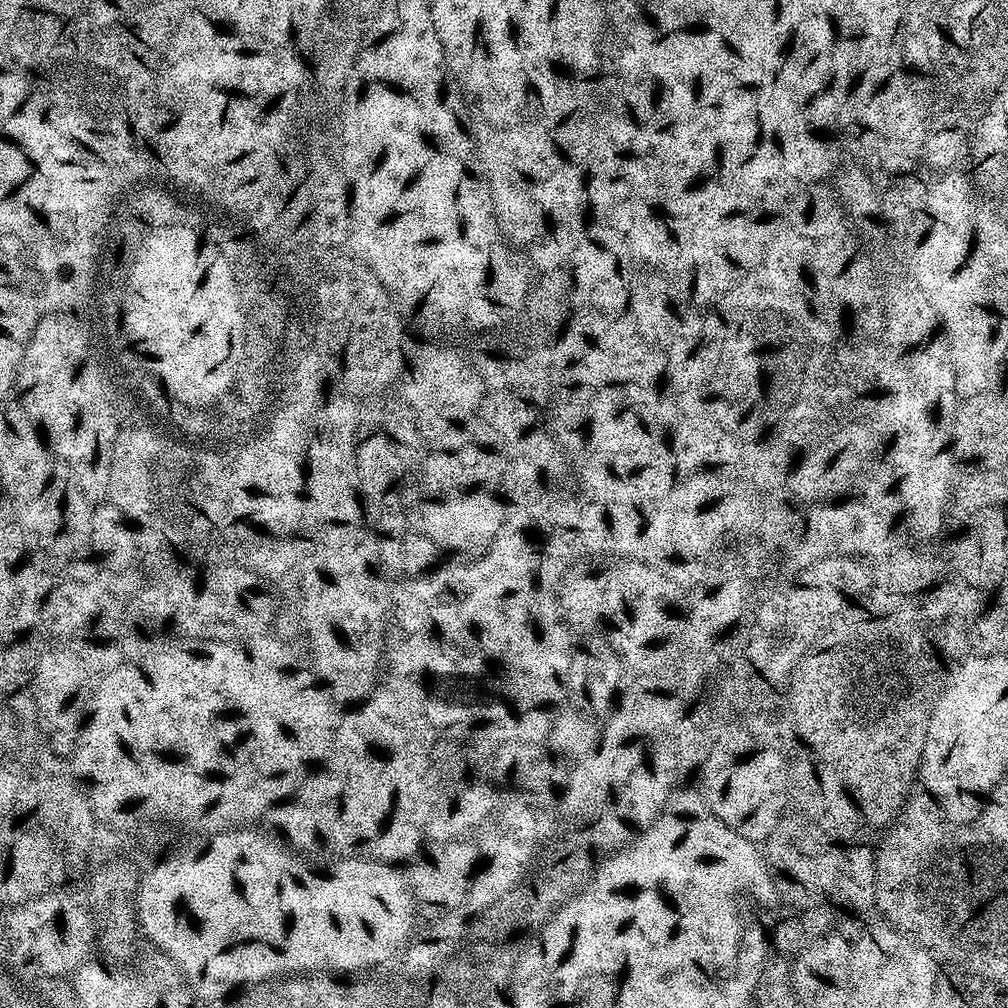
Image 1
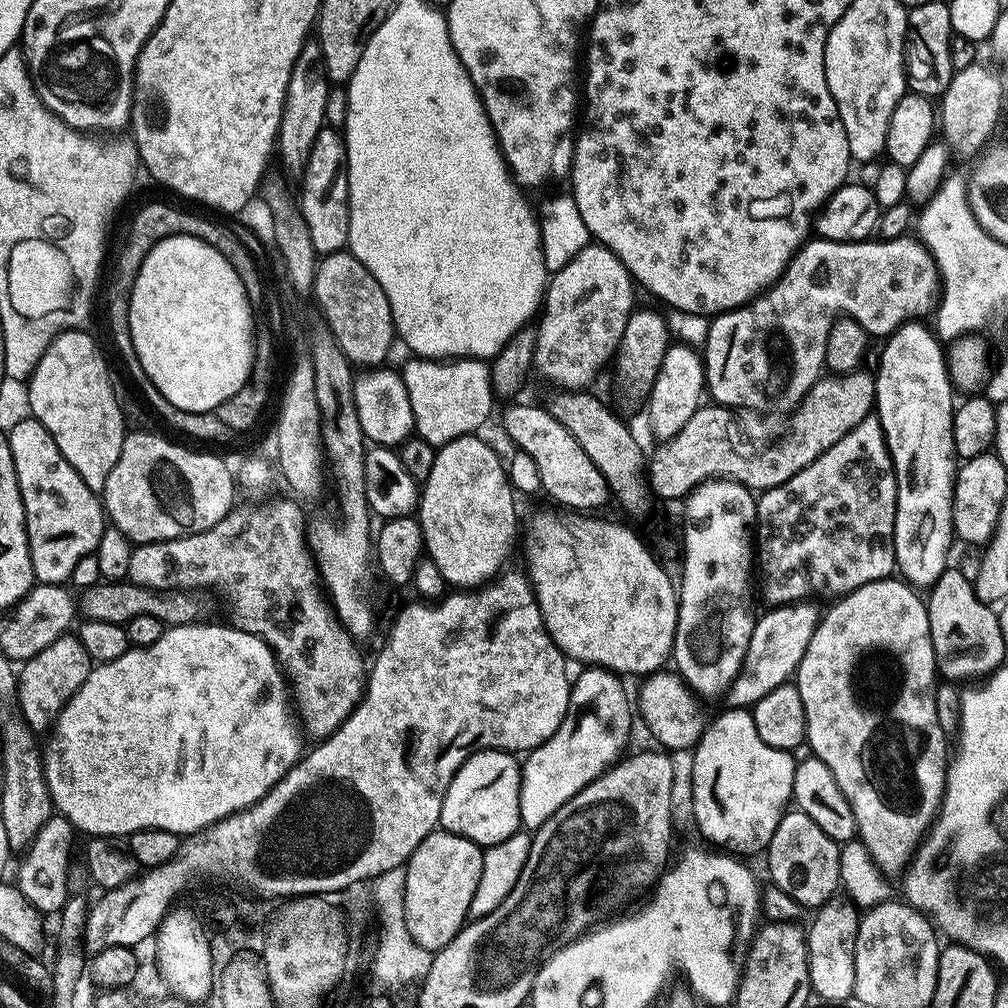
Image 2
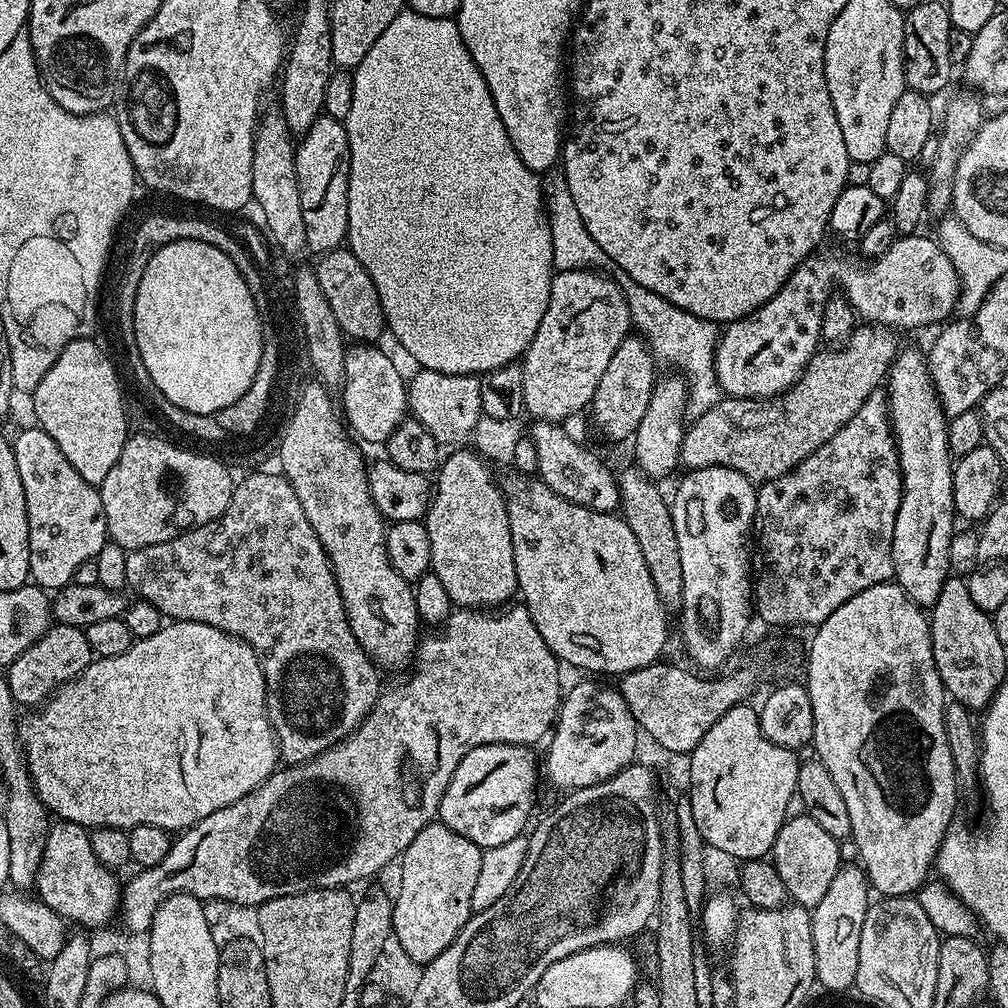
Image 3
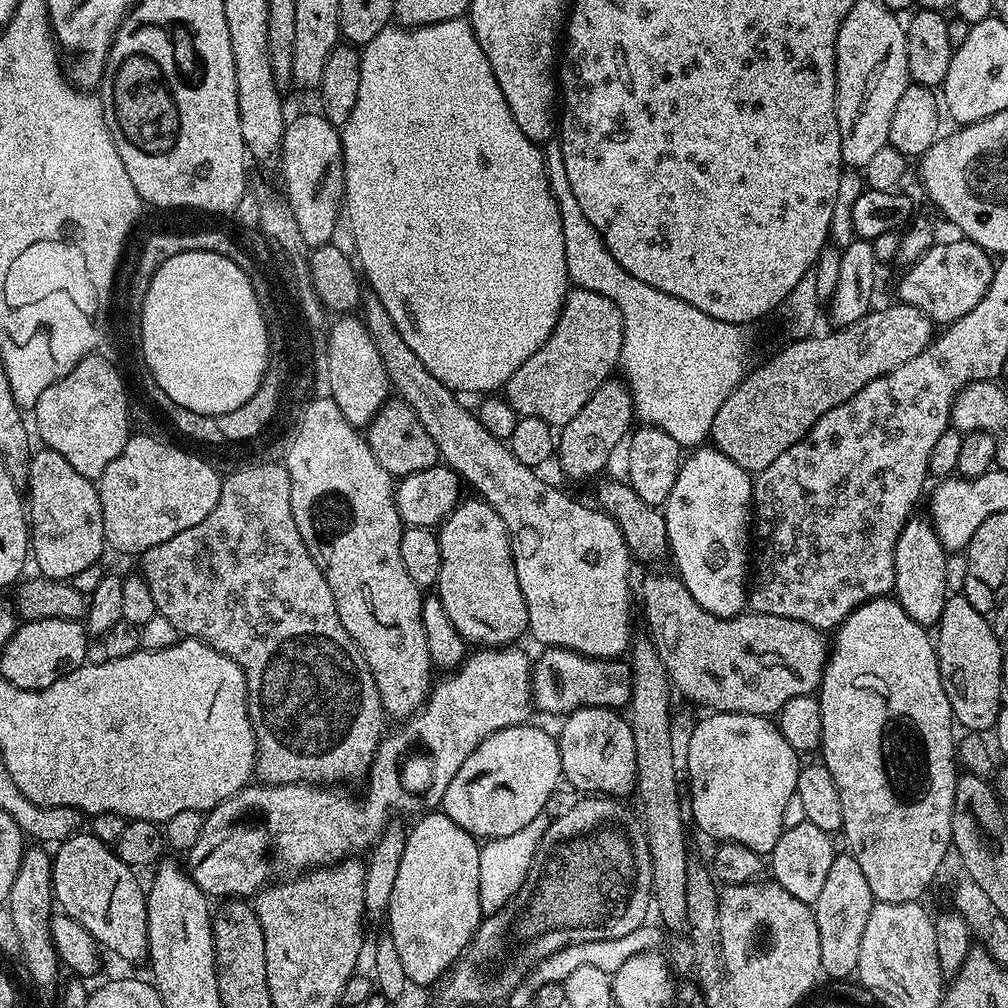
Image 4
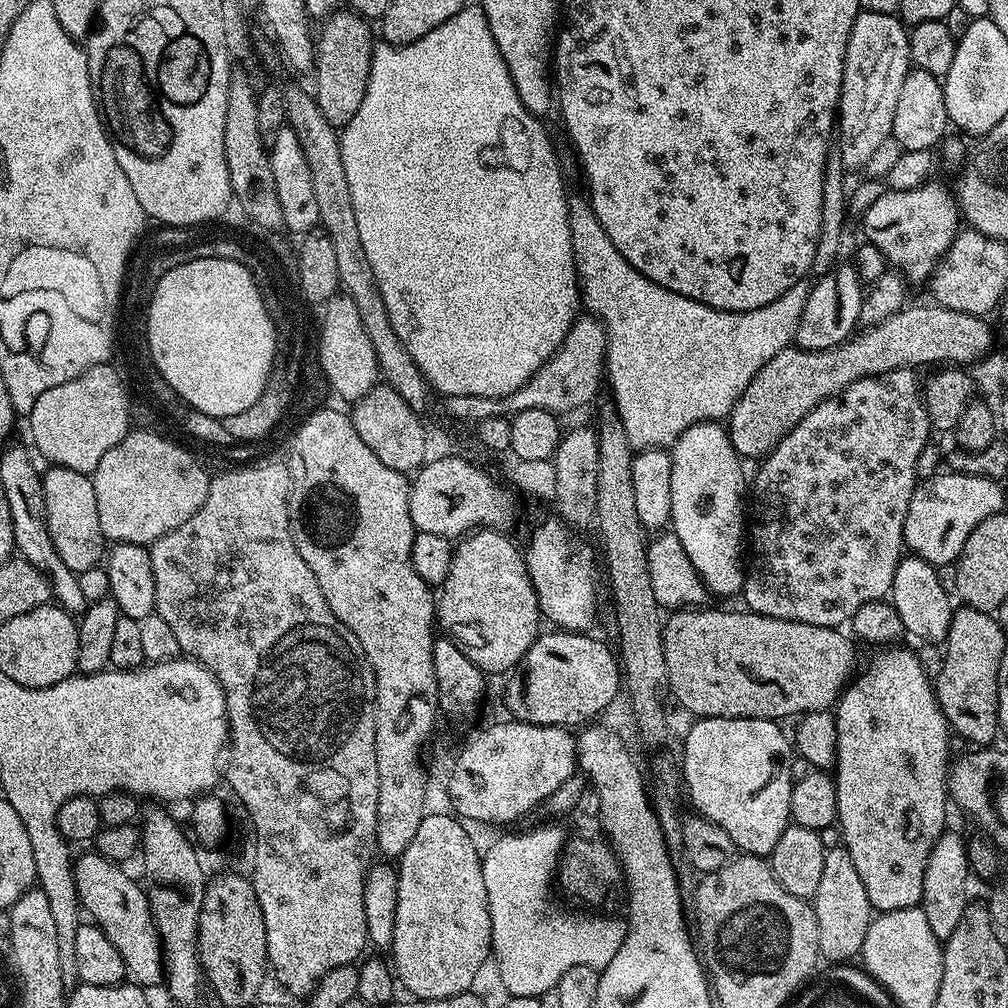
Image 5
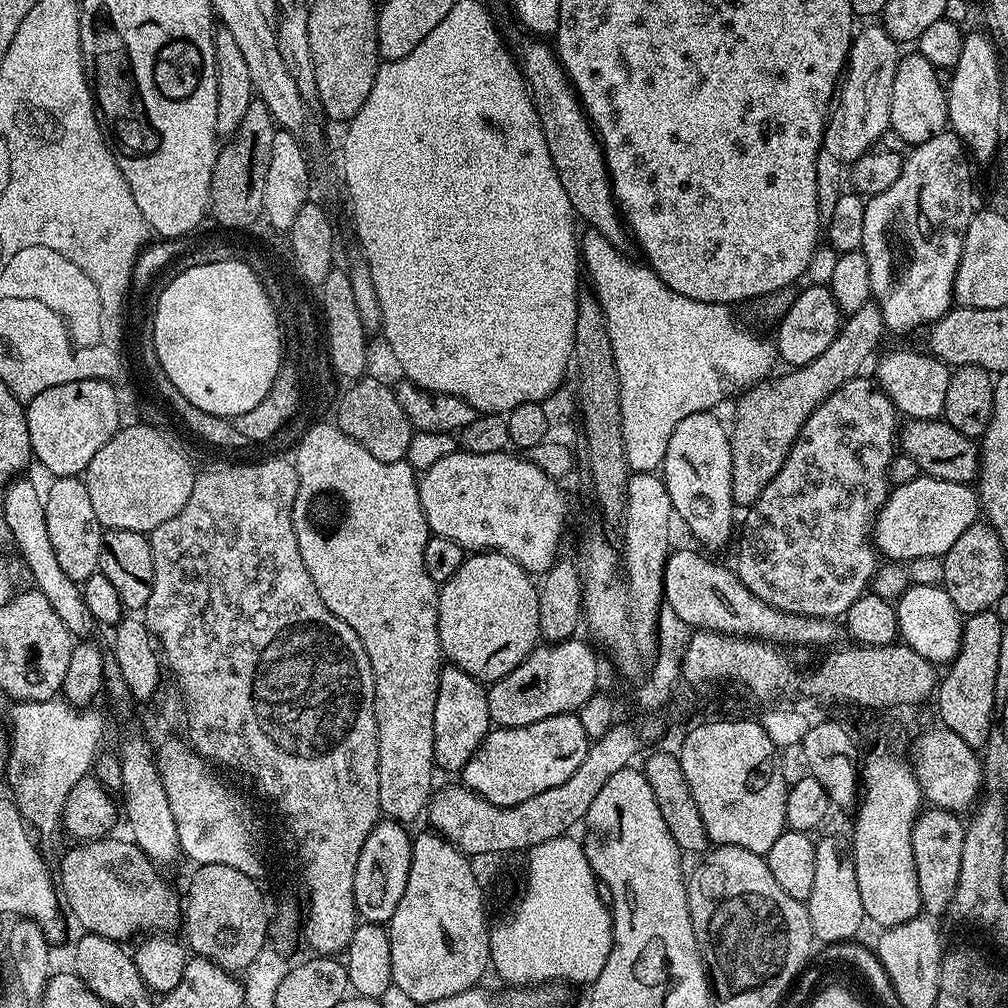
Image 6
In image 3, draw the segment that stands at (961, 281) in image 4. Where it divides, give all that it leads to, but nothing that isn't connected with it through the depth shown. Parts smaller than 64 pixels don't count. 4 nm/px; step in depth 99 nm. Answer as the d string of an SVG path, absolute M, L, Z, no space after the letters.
M920 235L900 236L888 247L886 254L875 257L868 265L847 264L836 256L820 256L821 254L813 254L807 260L803 260L792 271L782 290L778 290L778 294L770 298L770 302L766 302L741 320L733 320L719 333L716 345L716 377L721 393L728 398L737 396L747 400L769 400L779 397L800 381L800 375L818 351L816 343L821 343L822 340L820 327L824 307L834 294L832 280L837 280L844 287L841 288L843 295L848 297L855 315L859 319L861 316L861 321L880 324L893 330L916 328L919 324L943 325L957 311L960 279L956 277L954 266L940 249L939 243L931 235Z

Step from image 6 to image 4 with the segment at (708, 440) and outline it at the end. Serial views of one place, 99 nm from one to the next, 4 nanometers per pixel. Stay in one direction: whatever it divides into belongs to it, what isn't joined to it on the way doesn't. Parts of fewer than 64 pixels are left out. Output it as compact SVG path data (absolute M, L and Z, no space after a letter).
M701 446L683 457L674 490L662 506L670 560L676 563L675 571L690 590L694 602L710 614L728 620L745 611L750 591L750 509L752 506L753 477L738 462L726 458L714 446Z

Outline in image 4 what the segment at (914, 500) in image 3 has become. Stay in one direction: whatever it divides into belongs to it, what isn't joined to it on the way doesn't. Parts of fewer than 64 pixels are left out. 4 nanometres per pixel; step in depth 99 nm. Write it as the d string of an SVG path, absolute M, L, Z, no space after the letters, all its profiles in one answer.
M913 518L906 522L894 550L894 578L896 579L894 599L900 603L902 610L906 610L906 614L910 614L910 618L914 618L914 622L925 626L939 625L942 610L946 606L950 595L947 588L947 564L949 559L949 553L945 552L938 534L932 529L932 525L927 519Z

